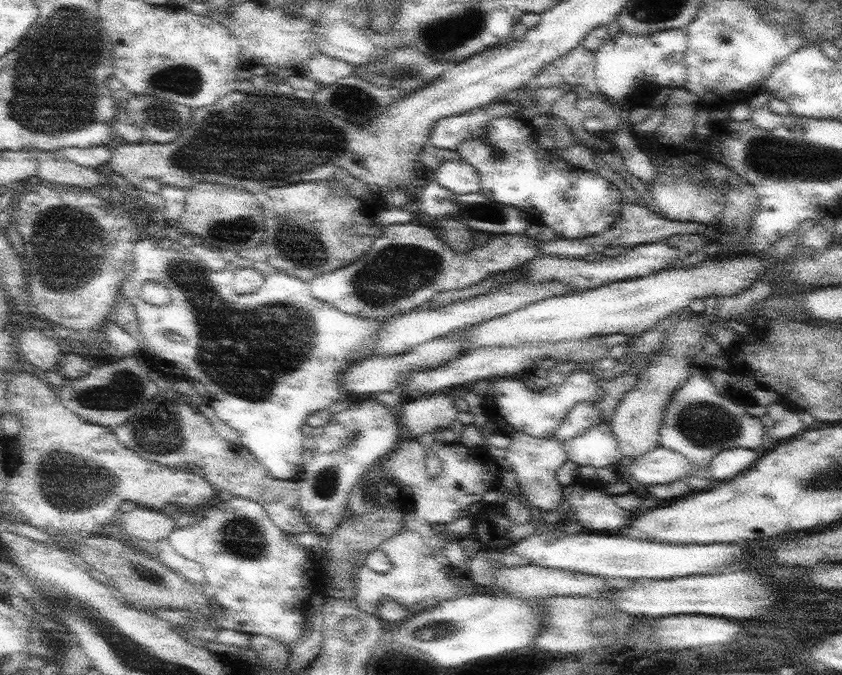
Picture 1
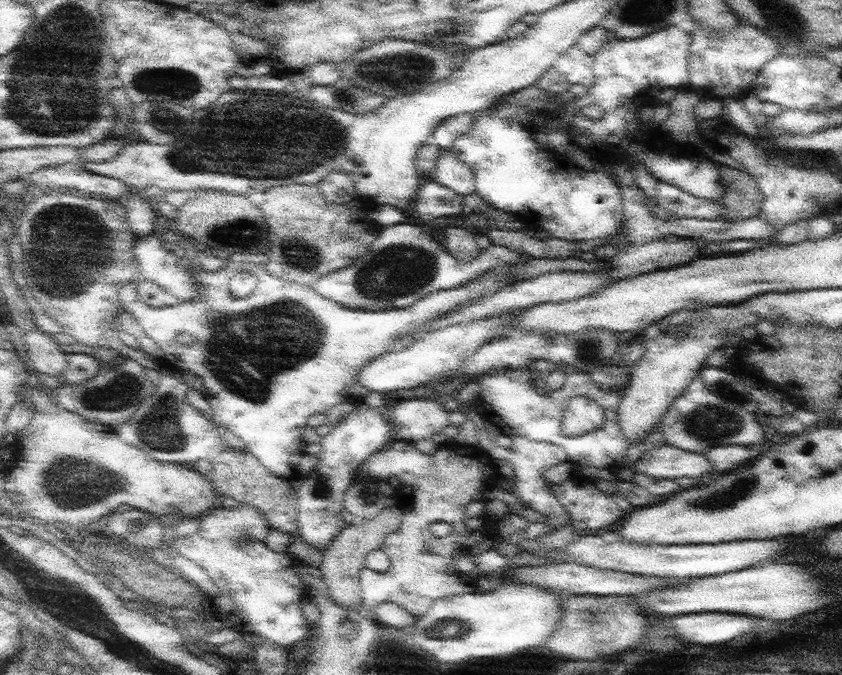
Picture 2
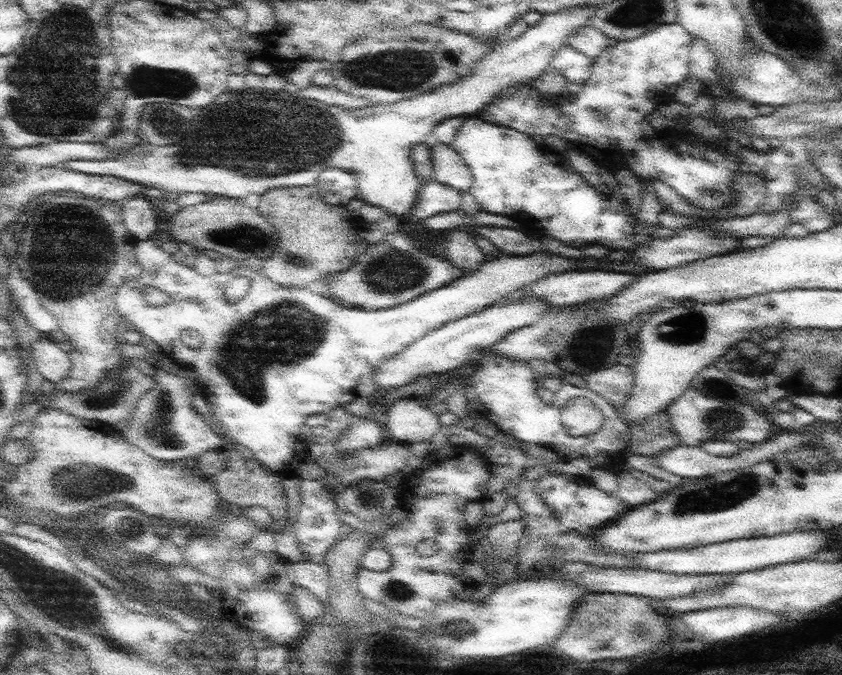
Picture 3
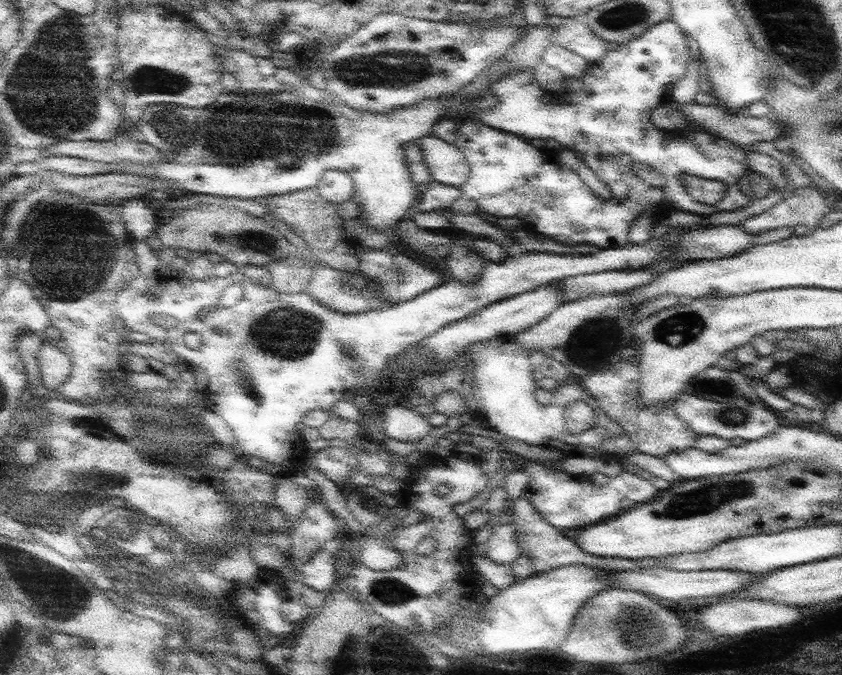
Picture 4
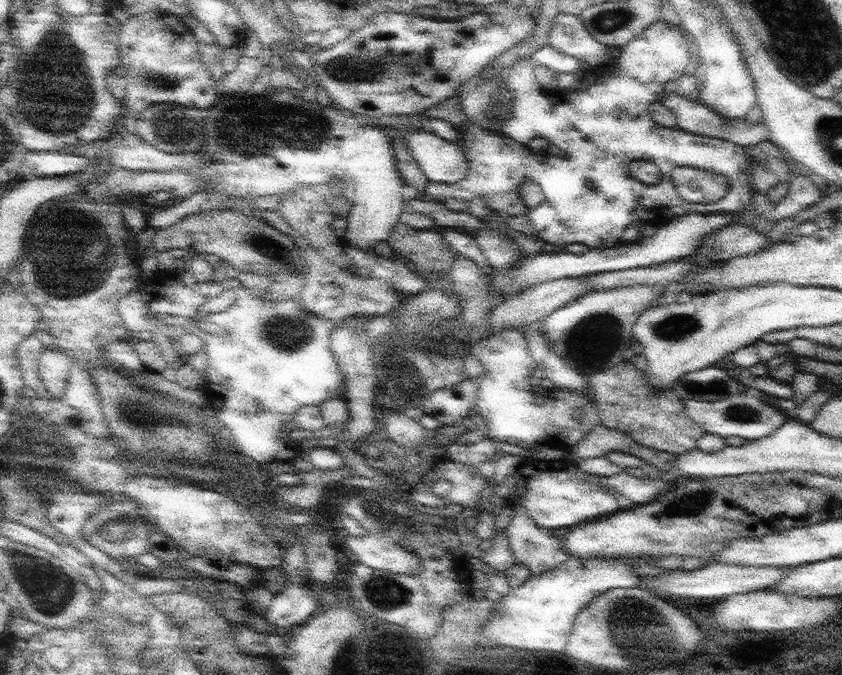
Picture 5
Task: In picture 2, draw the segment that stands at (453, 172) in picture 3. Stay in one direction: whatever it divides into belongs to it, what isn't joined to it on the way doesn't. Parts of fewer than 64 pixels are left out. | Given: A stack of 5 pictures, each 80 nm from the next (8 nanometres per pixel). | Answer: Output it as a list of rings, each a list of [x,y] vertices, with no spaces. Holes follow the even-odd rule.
[[[451,149],[441,150],[432,180],[462,196],[476,192],[474,169],[460,157],[456,157]]]

